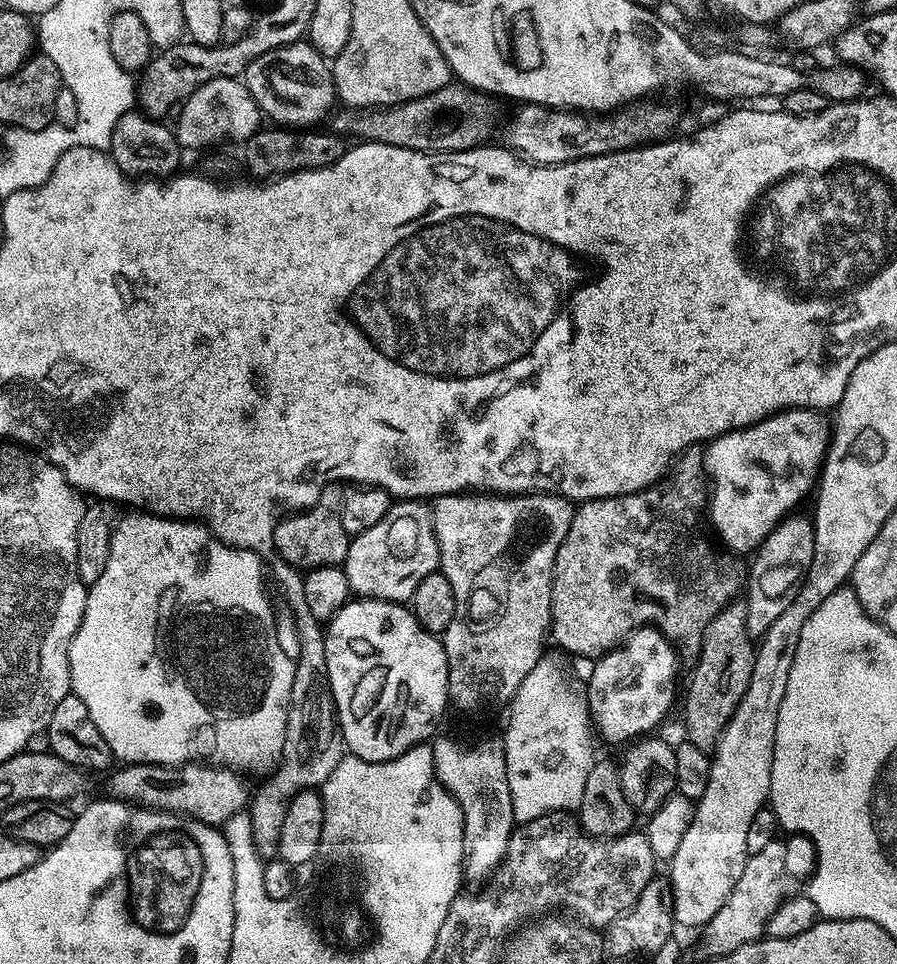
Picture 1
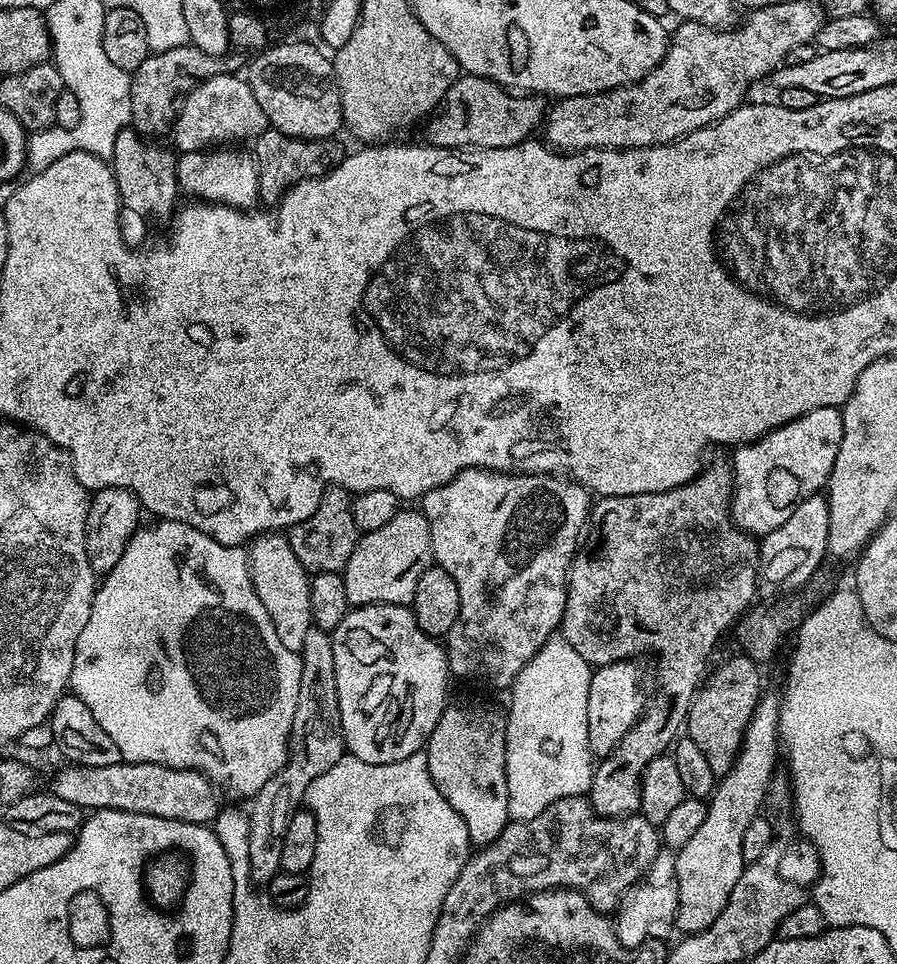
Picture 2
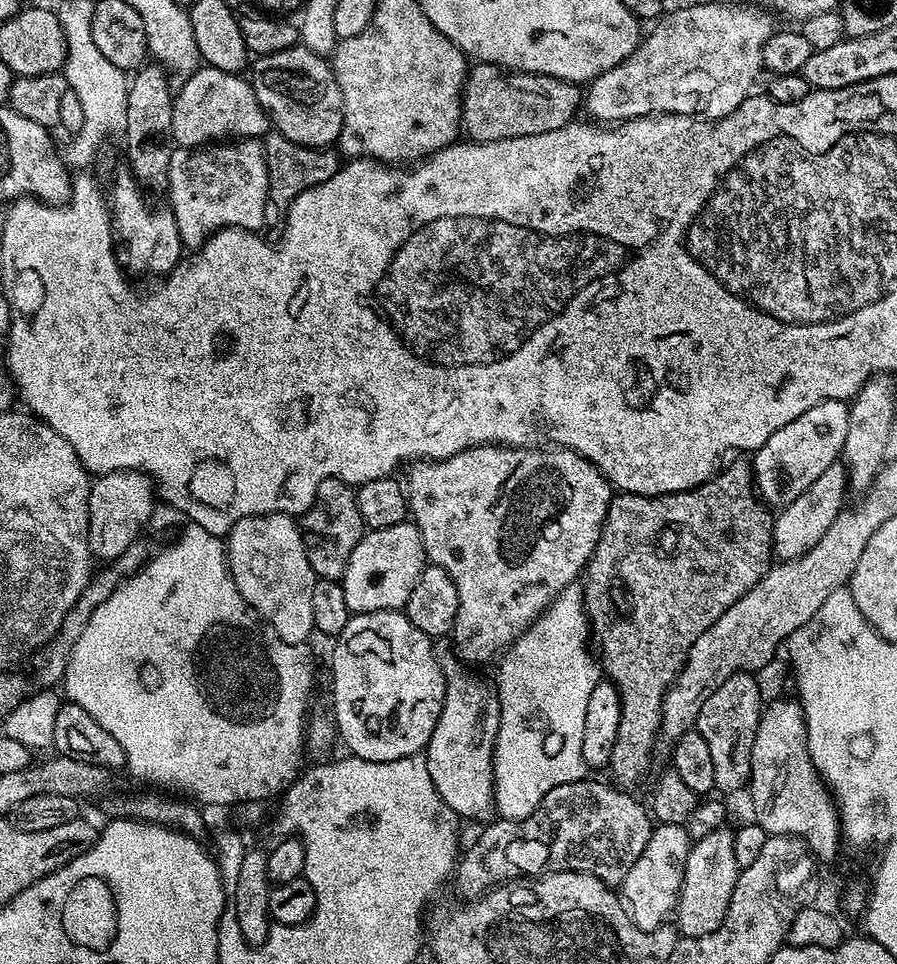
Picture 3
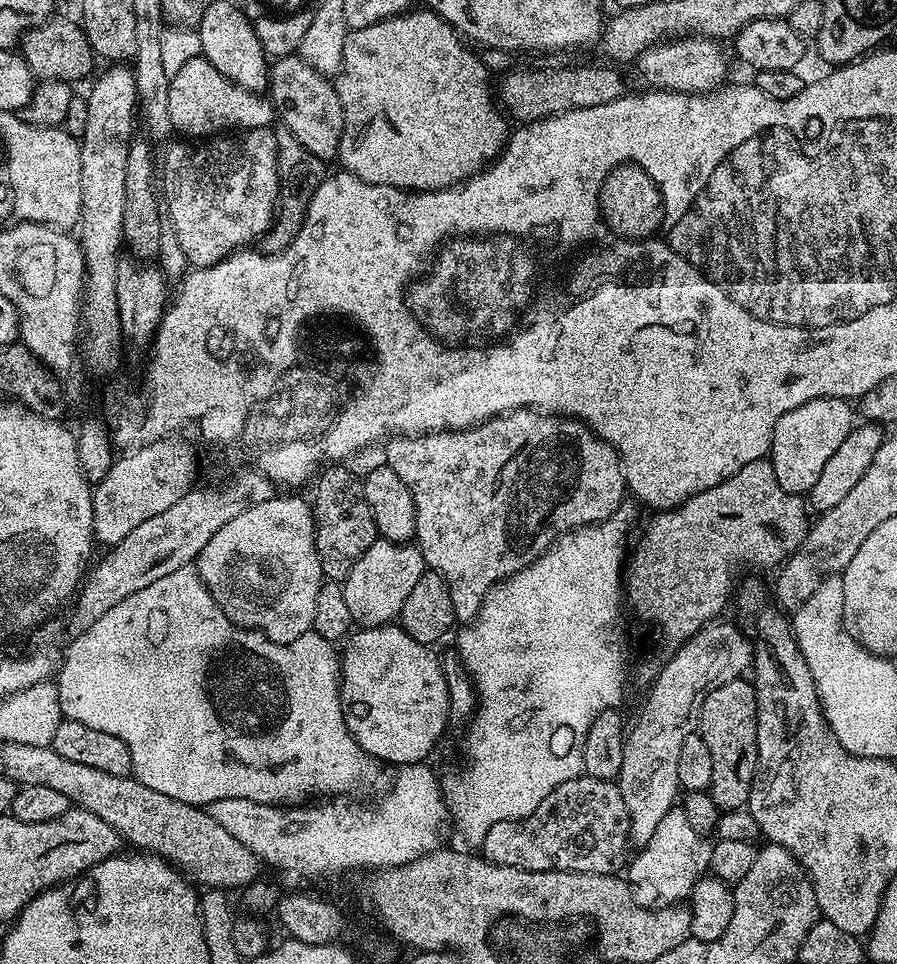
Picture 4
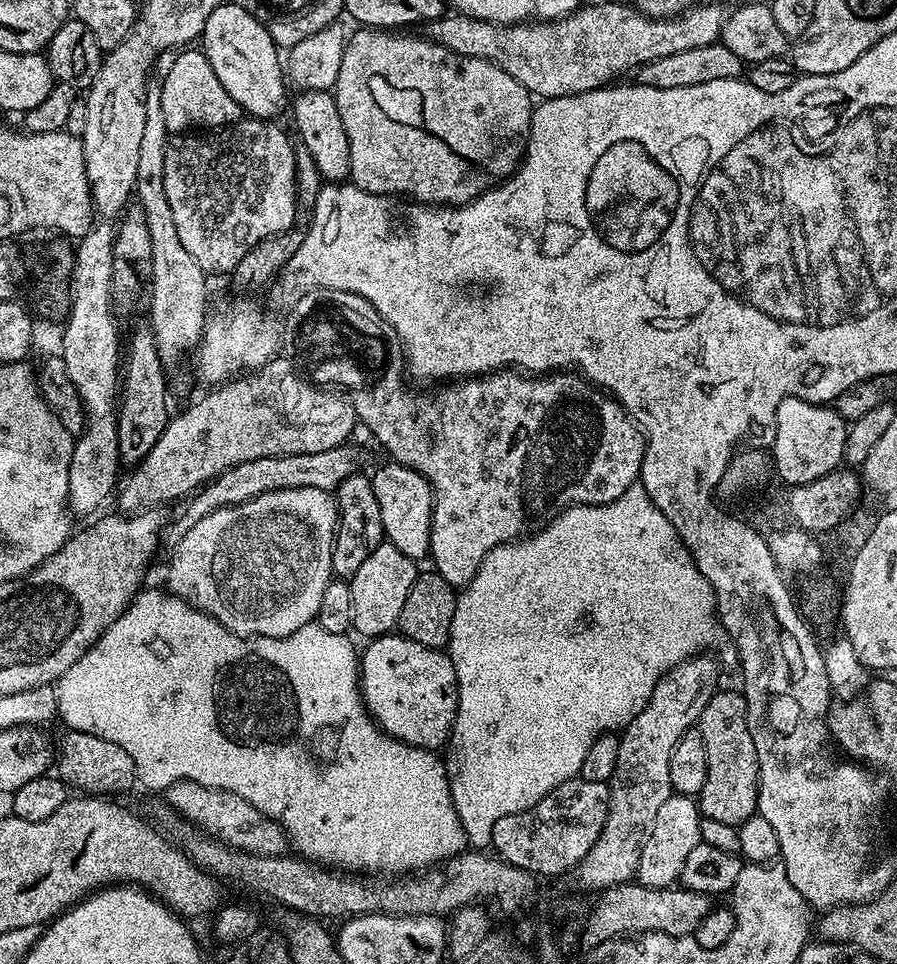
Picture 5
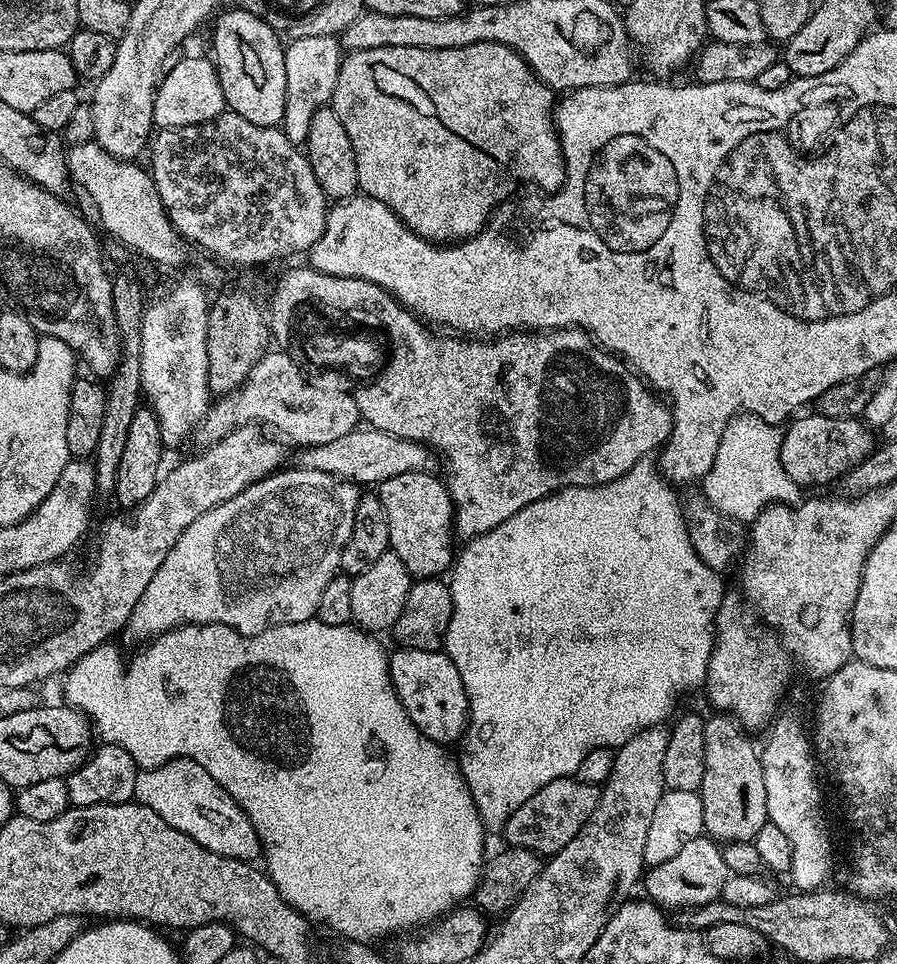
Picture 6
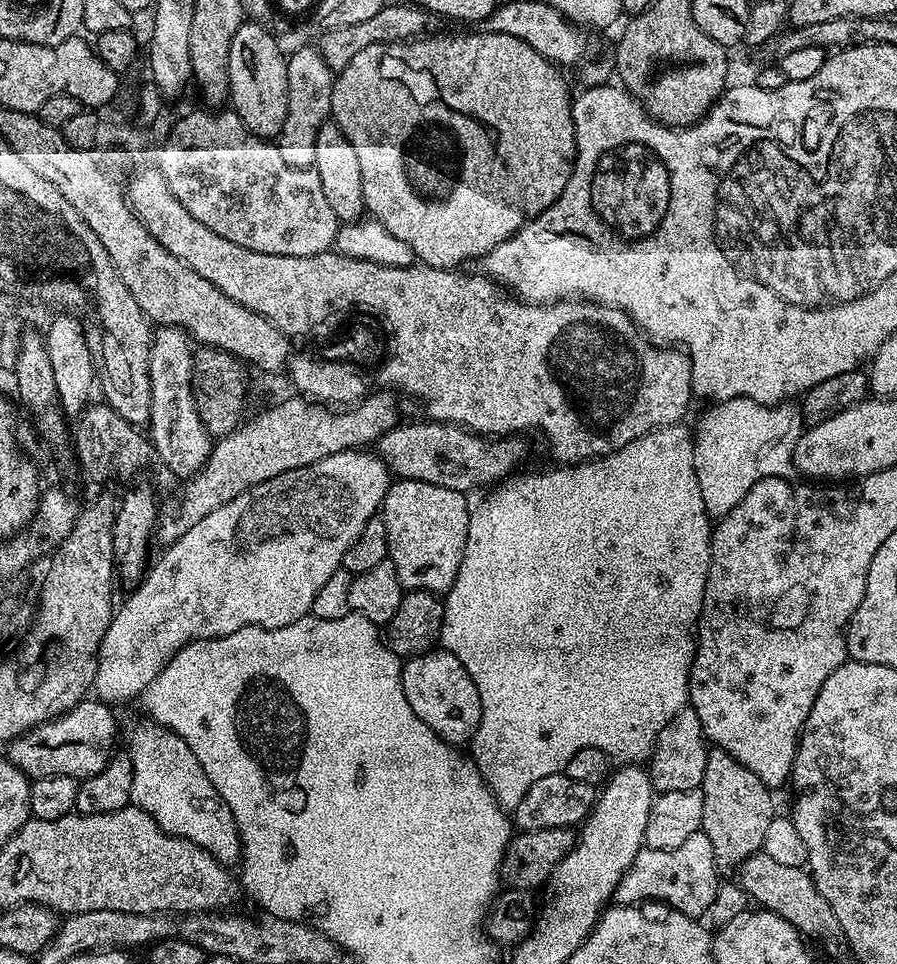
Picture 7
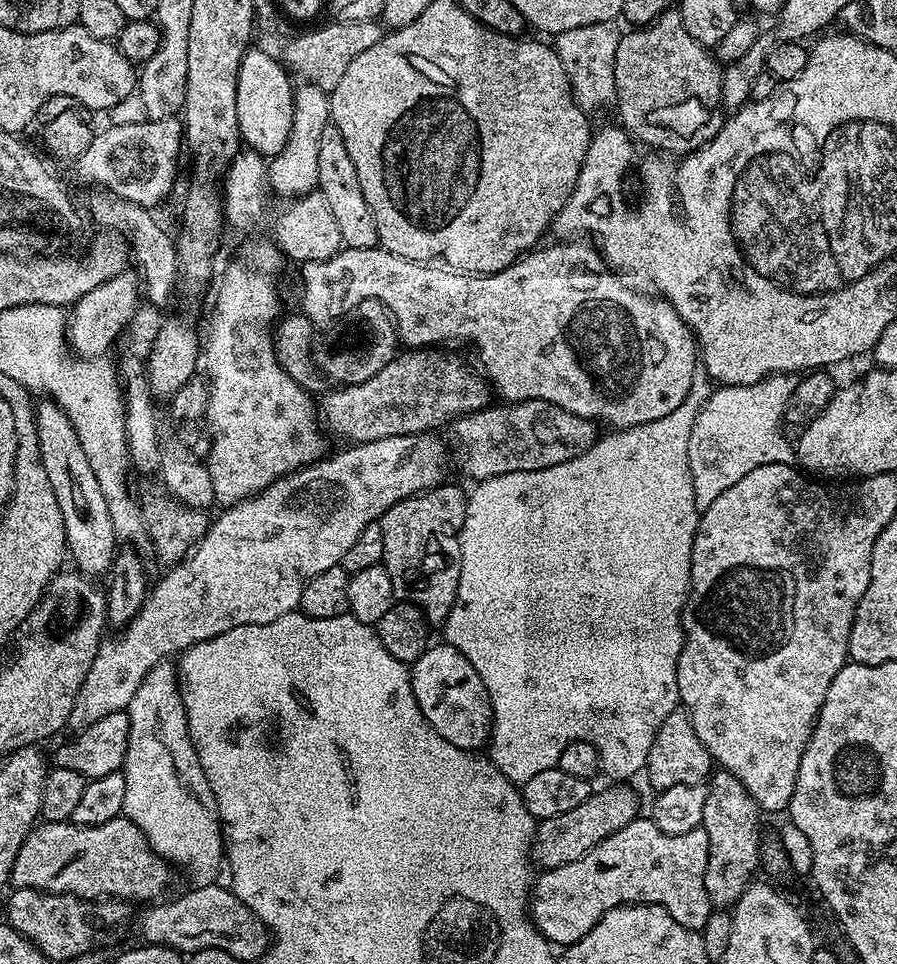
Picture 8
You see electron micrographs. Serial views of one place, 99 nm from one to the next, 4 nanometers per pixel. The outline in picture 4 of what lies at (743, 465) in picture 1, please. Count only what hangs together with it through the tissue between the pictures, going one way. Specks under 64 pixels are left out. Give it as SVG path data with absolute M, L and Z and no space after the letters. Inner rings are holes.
M827 396L808 400L778 418L772 435L770 459L778 478L778 486L782 486L782 490L806 494L814 486L814 482L818 482L818 474L822 474L822 469L826 467L834 450L842 446L846 434L850 434L854 427L854 408L848 404L851 403L845 397Z

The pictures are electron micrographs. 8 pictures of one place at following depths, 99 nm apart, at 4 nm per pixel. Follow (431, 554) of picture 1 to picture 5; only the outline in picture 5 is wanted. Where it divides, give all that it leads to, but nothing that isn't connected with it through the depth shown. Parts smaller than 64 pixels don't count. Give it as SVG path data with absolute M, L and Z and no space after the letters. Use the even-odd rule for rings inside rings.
M385 542L378 545L374 554L370 554L370 558L366 558L366 562L362 562L362 566L358 566L358 570L350 577L355 635L363 638L389 635L399 625L402 605L406 603L406 594L410 594L410 586L414 586L417 575L417 561L406 558L406 554L392 544Z

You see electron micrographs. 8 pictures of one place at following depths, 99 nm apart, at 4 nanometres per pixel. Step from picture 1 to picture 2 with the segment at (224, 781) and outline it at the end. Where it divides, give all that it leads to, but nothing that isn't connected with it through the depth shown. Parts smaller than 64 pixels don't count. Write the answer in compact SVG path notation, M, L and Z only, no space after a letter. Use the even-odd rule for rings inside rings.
M72 762L67 766L69 768L62 769L56 776L56 796L66 798L66 802L74 802L74 806L85 810L150 814L154 818L170 818L187 824L208 826L216 819L222 807L221 797L212 781L192 768L167 768L161 764L127 762L114 766Z

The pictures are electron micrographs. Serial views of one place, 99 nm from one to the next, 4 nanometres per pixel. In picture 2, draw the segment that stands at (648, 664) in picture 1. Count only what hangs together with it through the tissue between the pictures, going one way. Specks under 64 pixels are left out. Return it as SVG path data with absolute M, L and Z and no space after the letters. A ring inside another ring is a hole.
M620 661L595 669L590 678L586 694L586 726L588 727L588 749L593 757L609 756L622 742L622 738L640 719L646 708L644 696L640 693L640 672L631 661Z

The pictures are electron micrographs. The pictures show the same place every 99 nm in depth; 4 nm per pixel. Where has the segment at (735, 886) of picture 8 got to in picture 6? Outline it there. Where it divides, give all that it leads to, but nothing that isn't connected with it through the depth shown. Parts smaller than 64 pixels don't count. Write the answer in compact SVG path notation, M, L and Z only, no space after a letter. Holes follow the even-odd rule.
M712 714L704 721L706 770L702 774L700 797L704 832L724 844L755 841L758 830L769 823L766 810L766 778L758 744L751 740L735 716Z

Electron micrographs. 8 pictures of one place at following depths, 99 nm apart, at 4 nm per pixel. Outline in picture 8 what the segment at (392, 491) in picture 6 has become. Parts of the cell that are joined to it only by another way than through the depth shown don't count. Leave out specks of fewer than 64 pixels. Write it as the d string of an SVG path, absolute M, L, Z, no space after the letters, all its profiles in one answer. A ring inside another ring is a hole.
M445 482L429 492L419 496L411 496L408 500L398 502L386 510L378 523L382 526L382 546L384 547L383 565L390 574L390 582L394 582L396 600L418 606L424 611L429 625L443 625L444 619L454 606L454 598L458 594L460 581L460 527L466 518L468 497L465 489L458 485Z

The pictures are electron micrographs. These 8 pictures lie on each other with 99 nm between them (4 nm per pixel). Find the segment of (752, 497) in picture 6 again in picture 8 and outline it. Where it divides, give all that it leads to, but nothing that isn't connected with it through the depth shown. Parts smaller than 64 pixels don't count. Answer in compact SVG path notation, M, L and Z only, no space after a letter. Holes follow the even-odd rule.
M772 373L754 384L721 385L713 391L695 419L690 441L687 442L687 457L690 458L692 479L695 482L695 504L701 511L708 509L723 490L734 486L739 478L758 466L792 464L795 461L795 449L783 432L783 419L800 380L799 373Z

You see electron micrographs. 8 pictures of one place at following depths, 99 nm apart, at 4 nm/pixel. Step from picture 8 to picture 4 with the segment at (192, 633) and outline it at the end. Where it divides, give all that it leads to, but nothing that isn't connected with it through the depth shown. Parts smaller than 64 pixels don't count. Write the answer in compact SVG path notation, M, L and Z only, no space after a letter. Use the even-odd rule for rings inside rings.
M296 494L280 495L242 510L238 518L230 518L230 522L226 522L226 526L222 526L210 542L206 542L194 561L194 567L226 618L233 620L240 628L261 632L275 644L292 644L312 632L314 606L318 603L318 590L324 575L318 562L316 523L311 503L307 499L299 500Z

